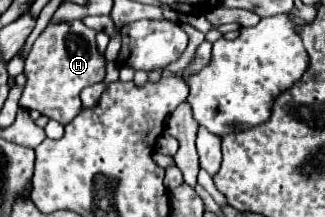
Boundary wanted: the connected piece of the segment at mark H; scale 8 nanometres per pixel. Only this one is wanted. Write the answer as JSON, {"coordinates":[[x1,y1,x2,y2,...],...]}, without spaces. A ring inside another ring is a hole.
{"coordinates":[[81,20,49,22,41,36,35,40,25,60,25,88,19,100,21,108,37,110,43,116,69,124,81,112,79,92,85,86,97,84,105,76,105,60,97,52,95,30,87,28]]}

